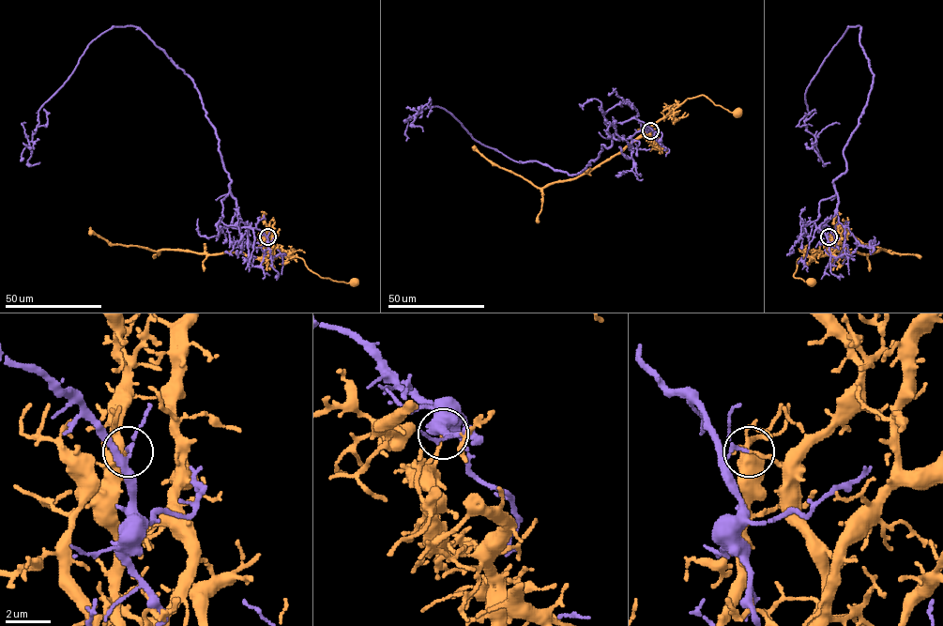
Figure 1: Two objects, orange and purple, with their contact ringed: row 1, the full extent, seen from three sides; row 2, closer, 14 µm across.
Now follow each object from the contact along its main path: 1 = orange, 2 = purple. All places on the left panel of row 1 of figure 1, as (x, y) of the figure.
1: (267, 236), (266, 254), (264, 256), (301, 257), (305, 265), (320, 277), (347, 282), (355, 282)
2: (267, 236), (231, 226), (235, 199), (199, 91), (137, 27), (87, 46), (38, 112), (32, 146), (22, 124)

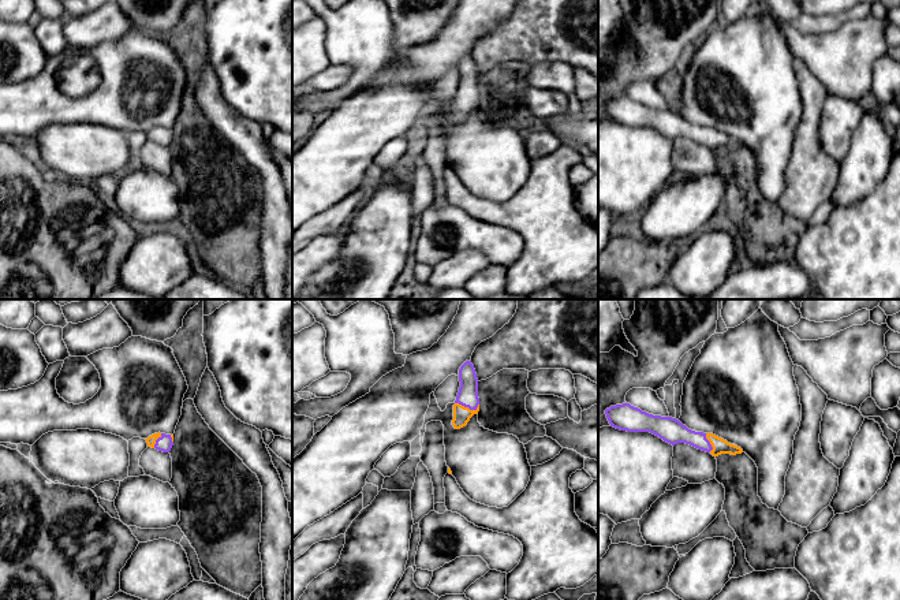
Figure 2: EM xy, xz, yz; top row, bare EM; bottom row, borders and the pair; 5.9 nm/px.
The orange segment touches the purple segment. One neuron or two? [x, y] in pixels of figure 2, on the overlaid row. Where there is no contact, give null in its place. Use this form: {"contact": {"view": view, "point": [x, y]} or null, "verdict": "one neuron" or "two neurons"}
{"contact": {"view": "xz", "point": [467, 407]}, "verdict": "two neurons"}

